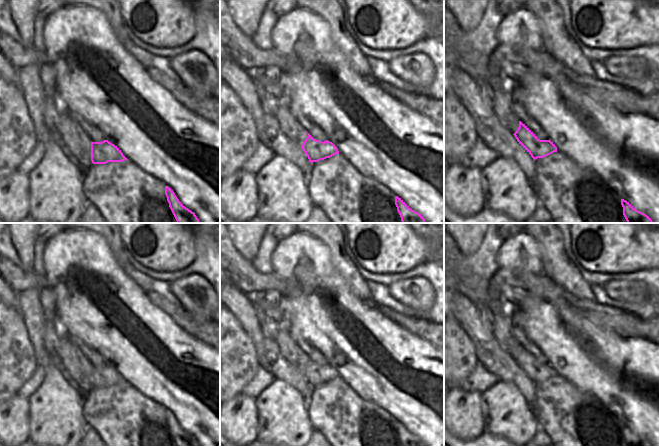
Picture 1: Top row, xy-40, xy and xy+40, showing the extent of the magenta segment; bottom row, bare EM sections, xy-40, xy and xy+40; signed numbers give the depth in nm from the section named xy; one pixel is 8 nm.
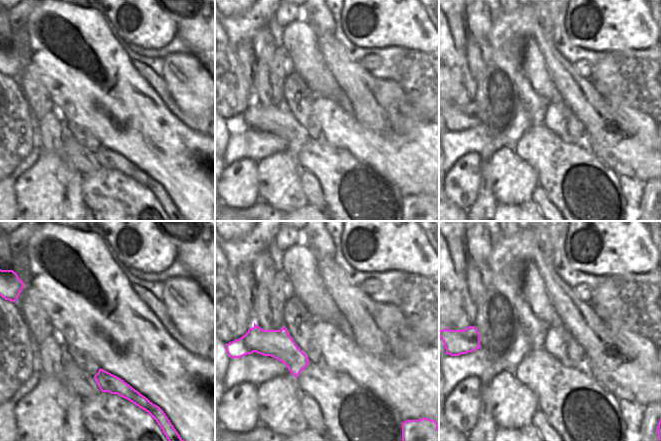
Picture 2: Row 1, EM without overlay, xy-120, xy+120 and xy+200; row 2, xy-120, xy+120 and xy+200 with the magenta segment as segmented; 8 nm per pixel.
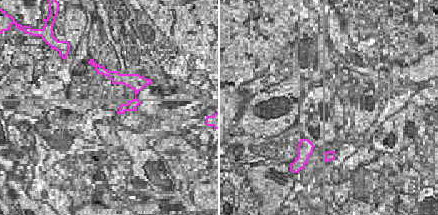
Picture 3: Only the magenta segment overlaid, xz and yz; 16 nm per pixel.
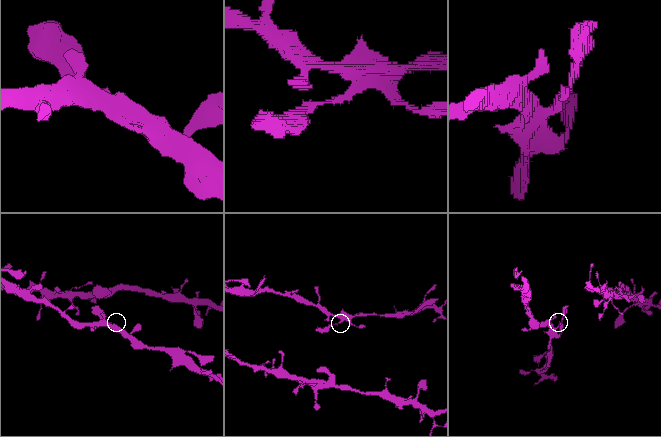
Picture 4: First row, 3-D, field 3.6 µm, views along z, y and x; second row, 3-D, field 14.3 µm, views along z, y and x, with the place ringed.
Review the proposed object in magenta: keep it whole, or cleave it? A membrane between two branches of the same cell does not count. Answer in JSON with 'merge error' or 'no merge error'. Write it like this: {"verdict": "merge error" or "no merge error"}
{"verdict": "merge error"}

